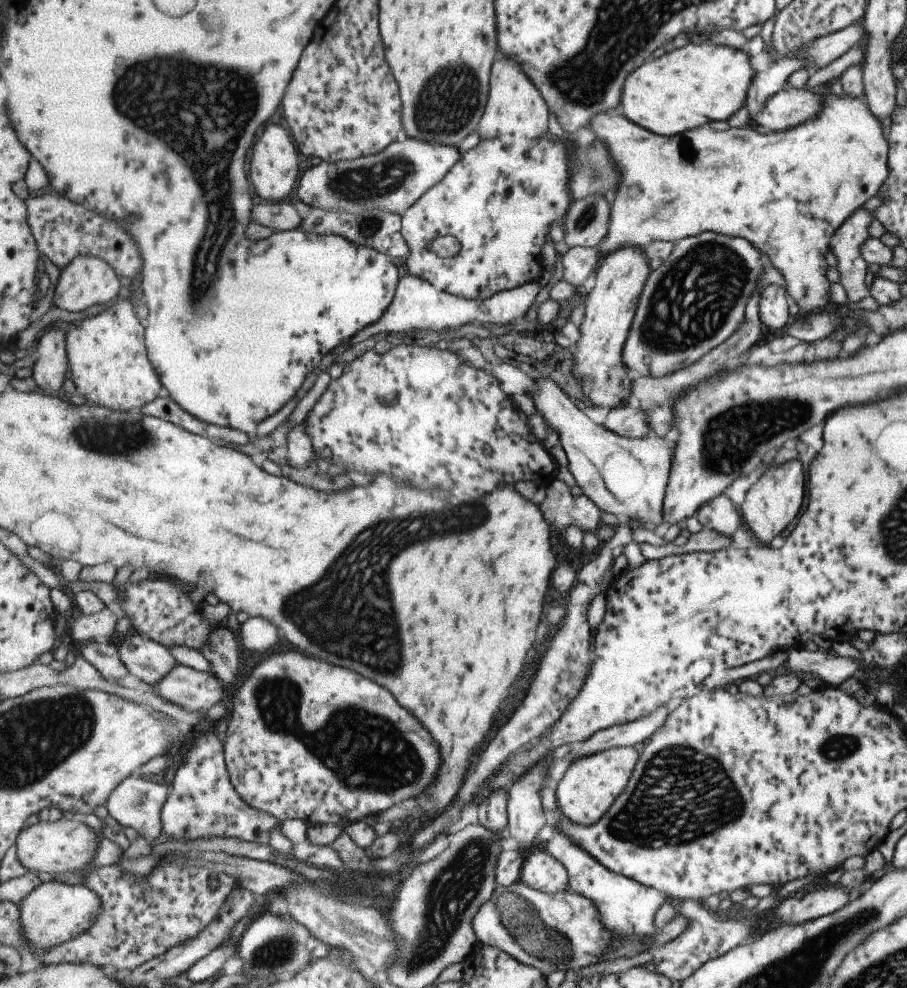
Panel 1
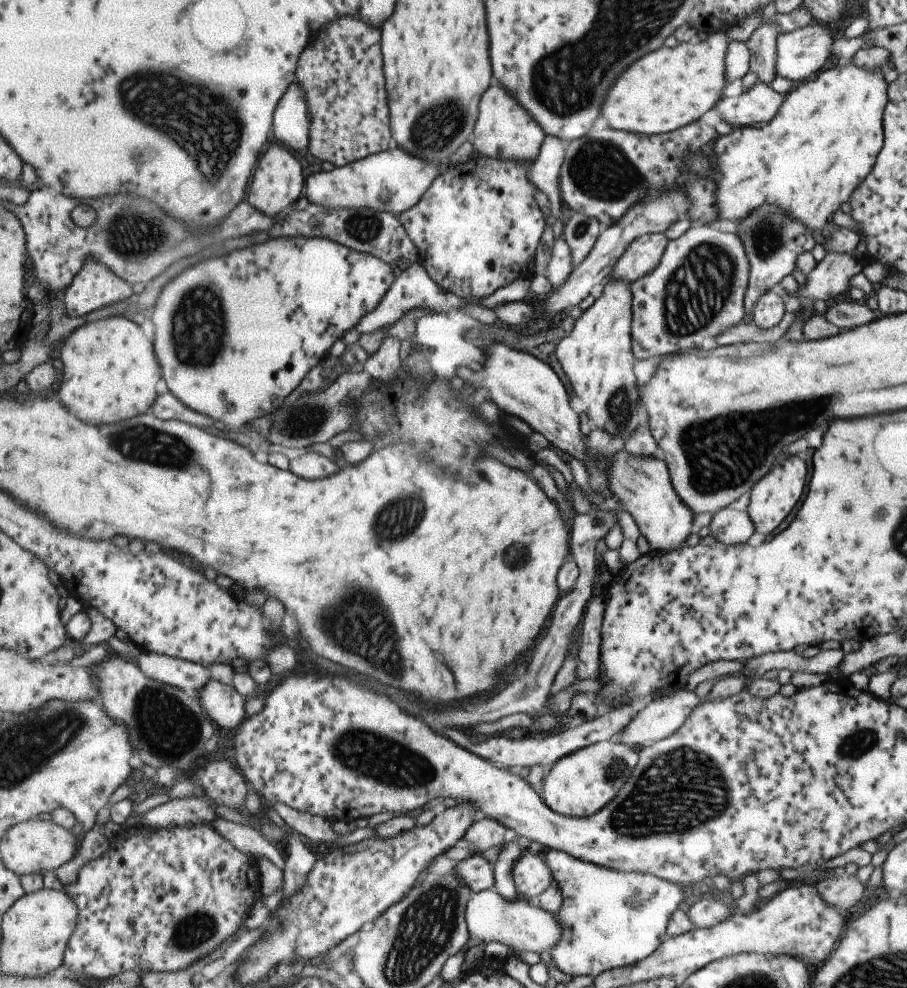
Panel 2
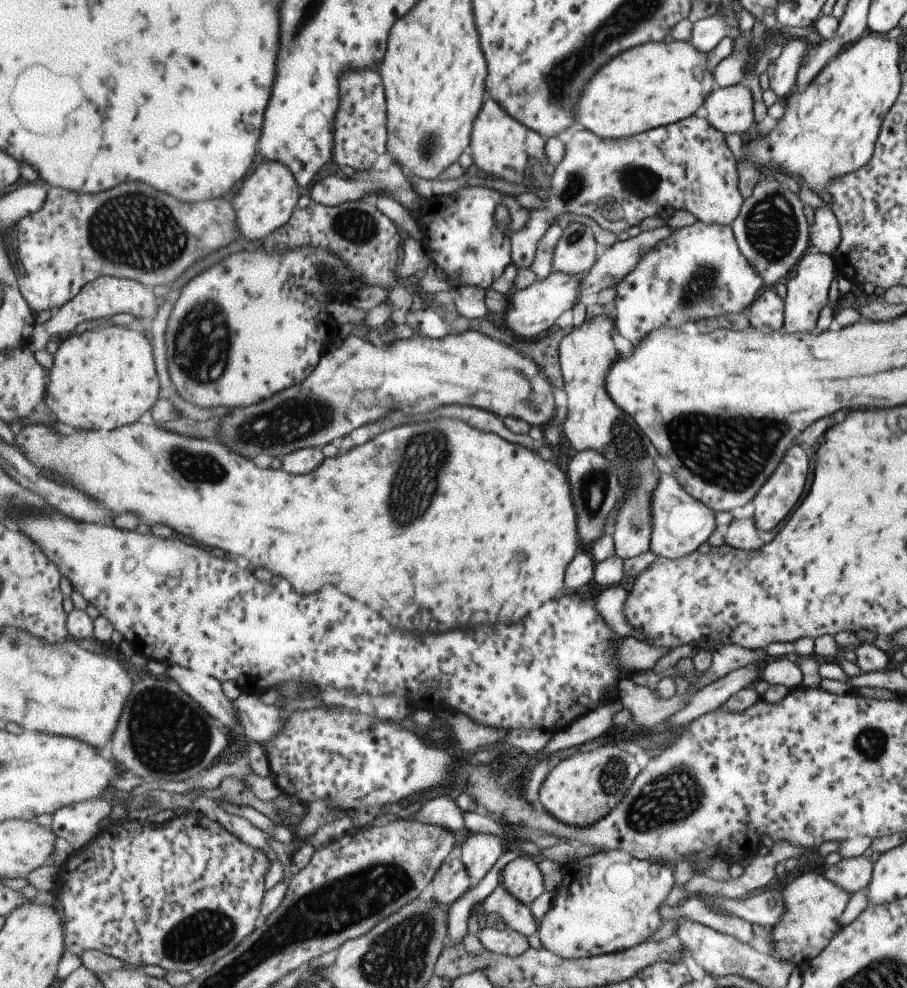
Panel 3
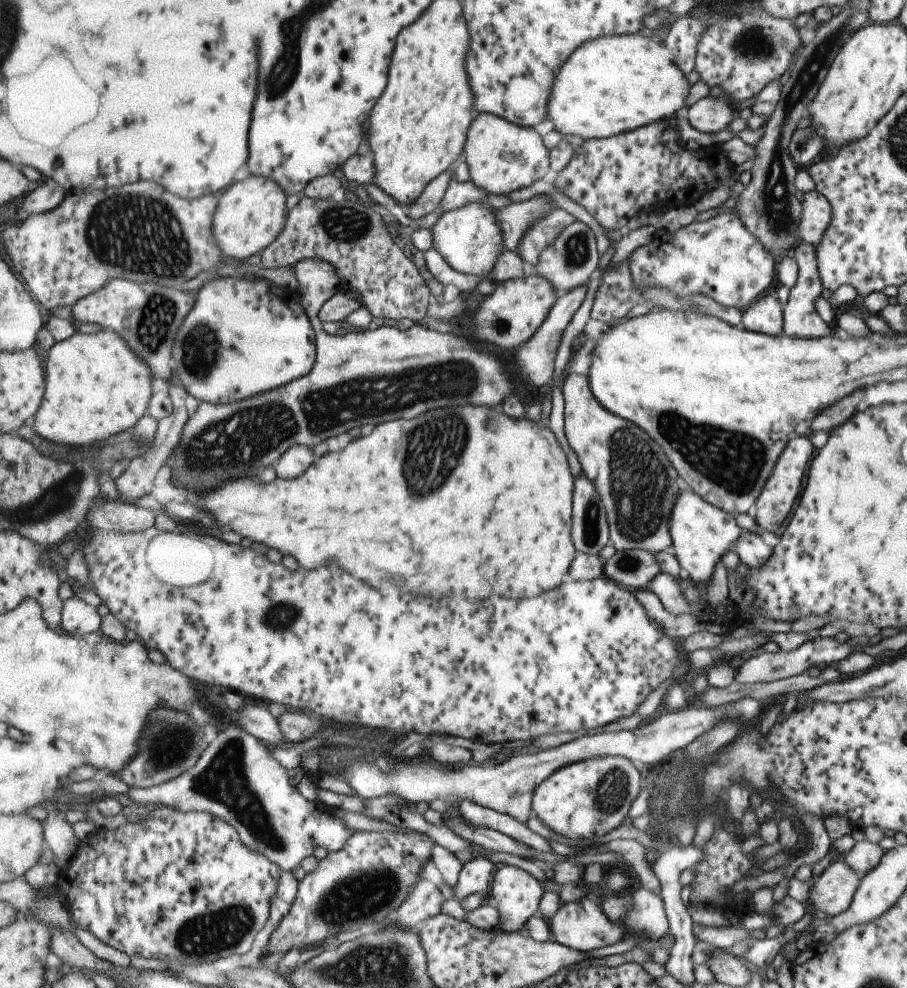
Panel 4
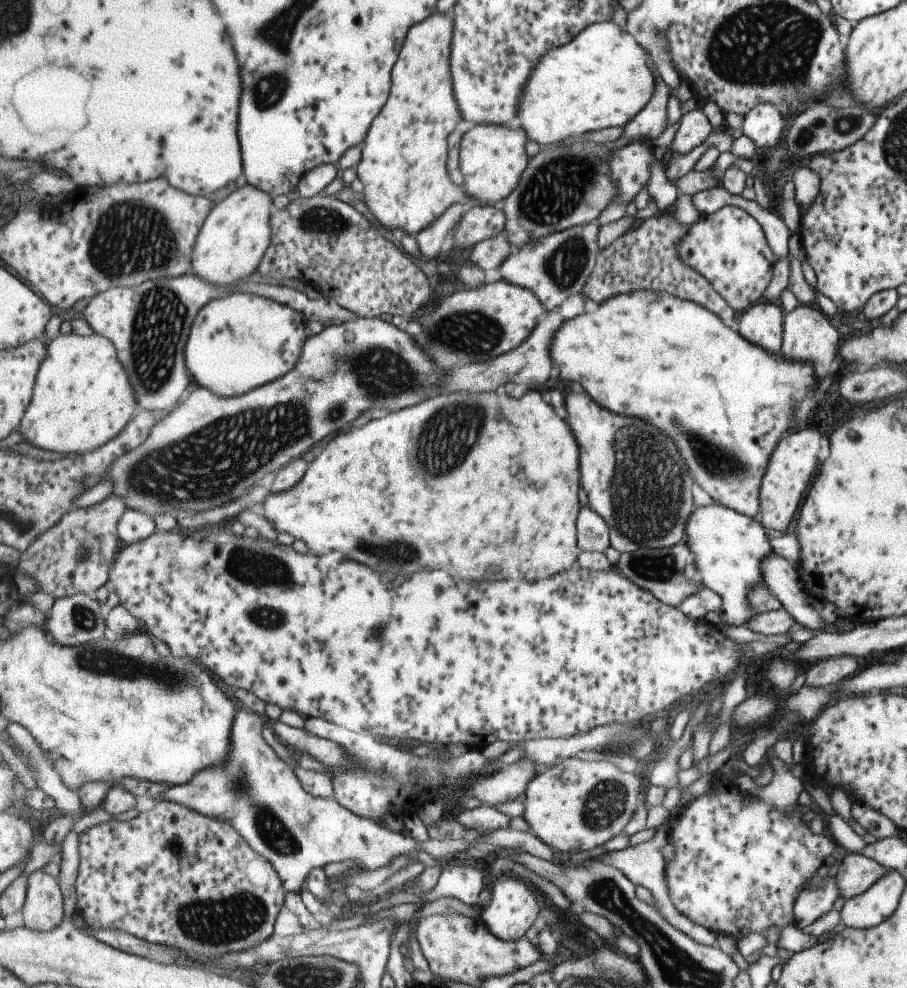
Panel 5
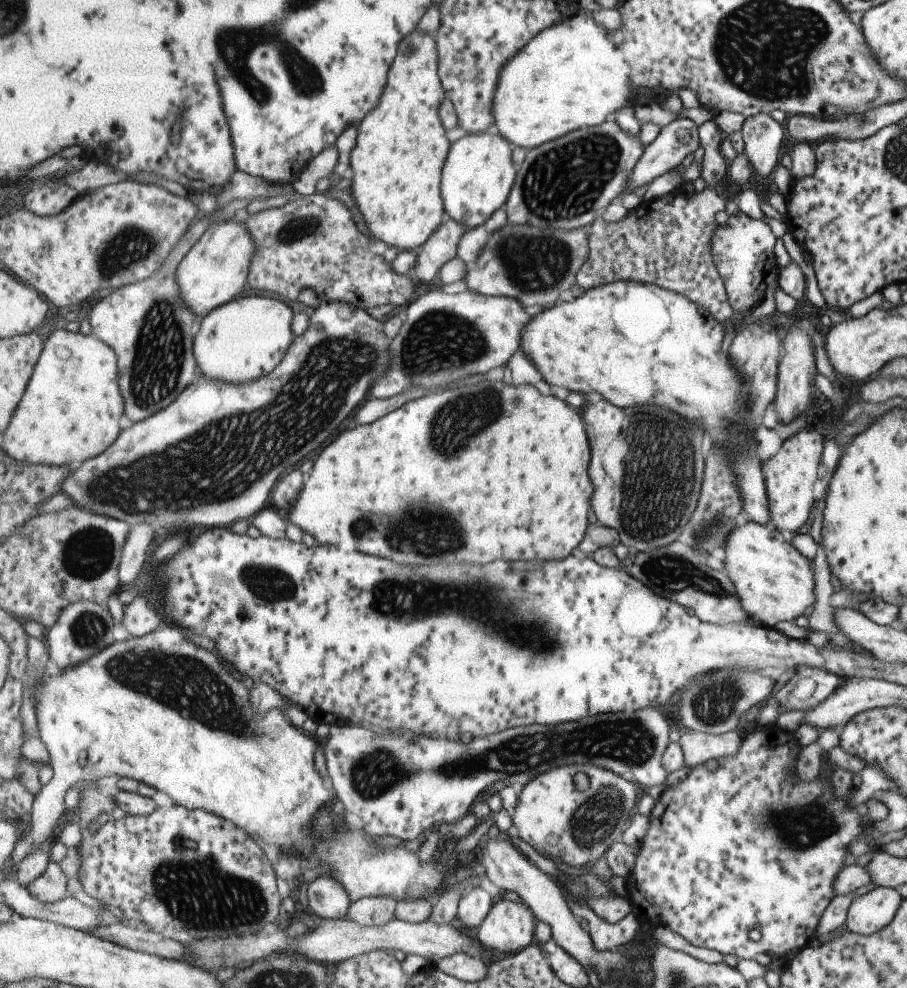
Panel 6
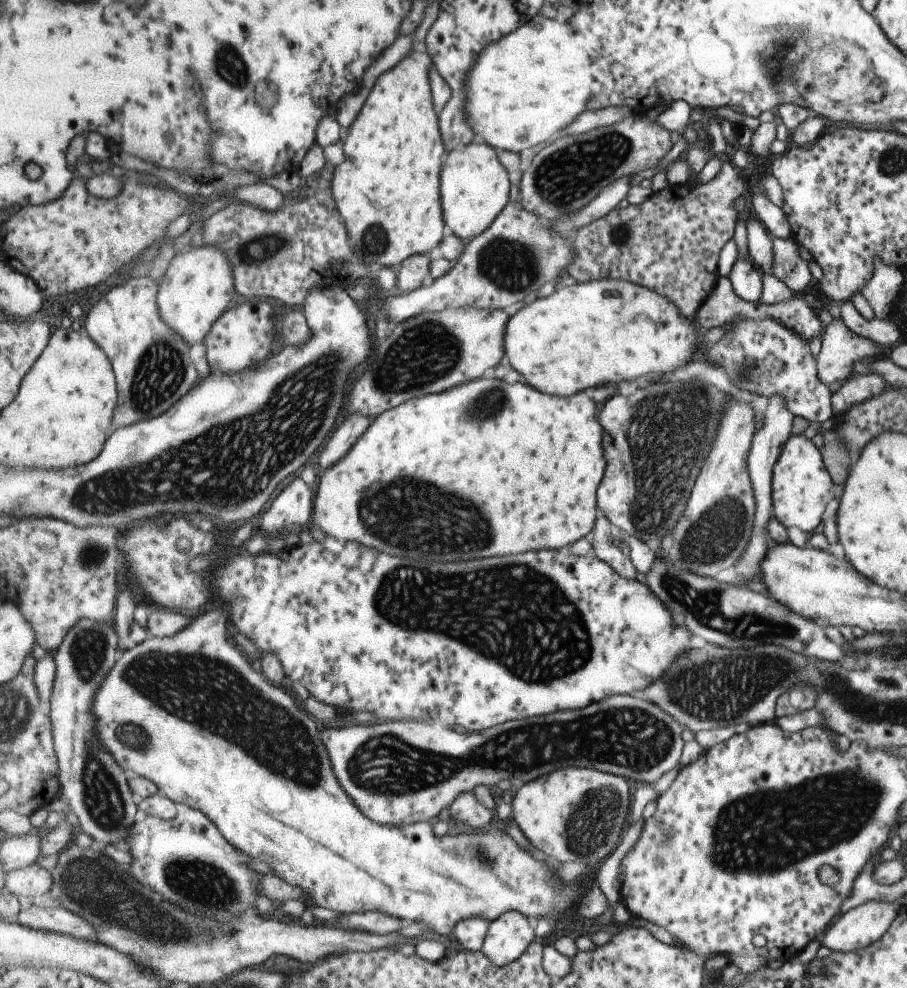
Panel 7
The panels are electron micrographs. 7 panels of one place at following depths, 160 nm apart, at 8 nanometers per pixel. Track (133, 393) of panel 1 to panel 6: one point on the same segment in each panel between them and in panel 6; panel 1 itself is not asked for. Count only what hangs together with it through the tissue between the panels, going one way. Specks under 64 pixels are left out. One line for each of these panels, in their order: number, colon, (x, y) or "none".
2: (111, 373)
3: (107, 376)
4: (97, 386)
5: (84, 399)
6: (74, 403)

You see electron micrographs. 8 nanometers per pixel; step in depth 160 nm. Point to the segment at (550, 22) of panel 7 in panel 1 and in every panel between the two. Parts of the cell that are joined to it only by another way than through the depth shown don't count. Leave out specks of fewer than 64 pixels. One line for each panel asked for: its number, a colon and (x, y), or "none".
1: (695, 84)
2: (662, 92)
3: (657, 84)
4: (612, 85)
5: (603, 78)
6: (569, 77)

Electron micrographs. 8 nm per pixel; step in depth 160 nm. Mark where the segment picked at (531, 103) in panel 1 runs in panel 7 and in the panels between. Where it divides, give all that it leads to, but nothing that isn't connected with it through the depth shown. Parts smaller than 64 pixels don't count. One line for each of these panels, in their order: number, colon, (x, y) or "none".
2: (506, 130)
3: (501, 145)
4: (503, 156)
5: (493, 158)
6: (480, 174)
7: (476, 187)

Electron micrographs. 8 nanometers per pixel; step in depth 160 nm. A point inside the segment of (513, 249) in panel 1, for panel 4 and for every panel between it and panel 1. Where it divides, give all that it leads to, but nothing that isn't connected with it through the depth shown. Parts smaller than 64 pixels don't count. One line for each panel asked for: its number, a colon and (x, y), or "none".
2: (477, 229)
3: (460, 235)
4: (470, 238)

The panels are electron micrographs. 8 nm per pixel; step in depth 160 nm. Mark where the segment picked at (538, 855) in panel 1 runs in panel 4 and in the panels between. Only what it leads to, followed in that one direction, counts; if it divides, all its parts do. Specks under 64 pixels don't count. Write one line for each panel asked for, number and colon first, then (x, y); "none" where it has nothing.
2: (533, 875)
3: (523, 878)
4: (516, 893)

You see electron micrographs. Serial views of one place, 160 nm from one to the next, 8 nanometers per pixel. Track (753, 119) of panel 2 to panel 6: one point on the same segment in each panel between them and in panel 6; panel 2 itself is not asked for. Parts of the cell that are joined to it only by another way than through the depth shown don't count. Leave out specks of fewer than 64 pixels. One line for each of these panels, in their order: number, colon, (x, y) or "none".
3: (729, 110)
4: (709, 114)
5: (694, 127)
6: (676, 142)

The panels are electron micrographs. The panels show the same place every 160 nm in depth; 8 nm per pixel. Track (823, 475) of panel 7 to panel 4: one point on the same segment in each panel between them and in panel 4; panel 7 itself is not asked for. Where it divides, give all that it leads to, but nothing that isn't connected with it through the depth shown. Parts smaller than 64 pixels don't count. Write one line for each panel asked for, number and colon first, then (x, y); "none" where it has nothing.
4: (775, 500)
5: (791, 465)
6: (788, 476)

